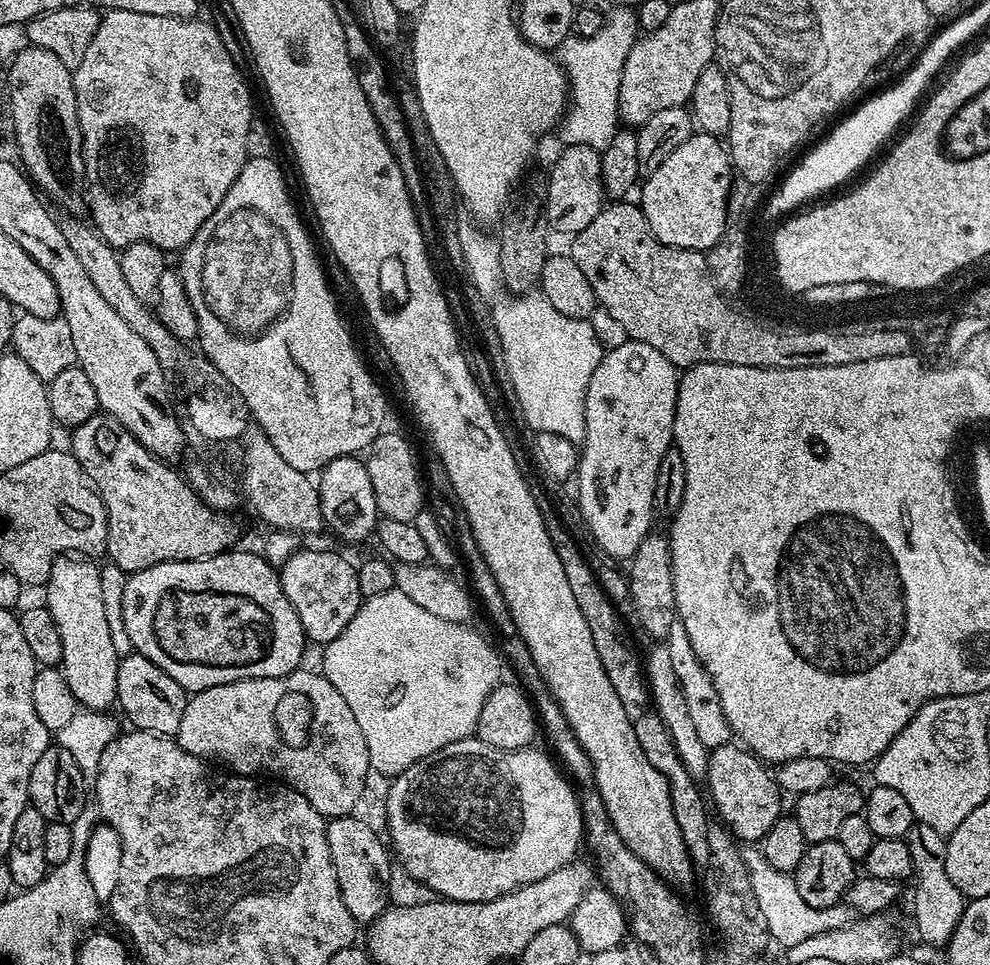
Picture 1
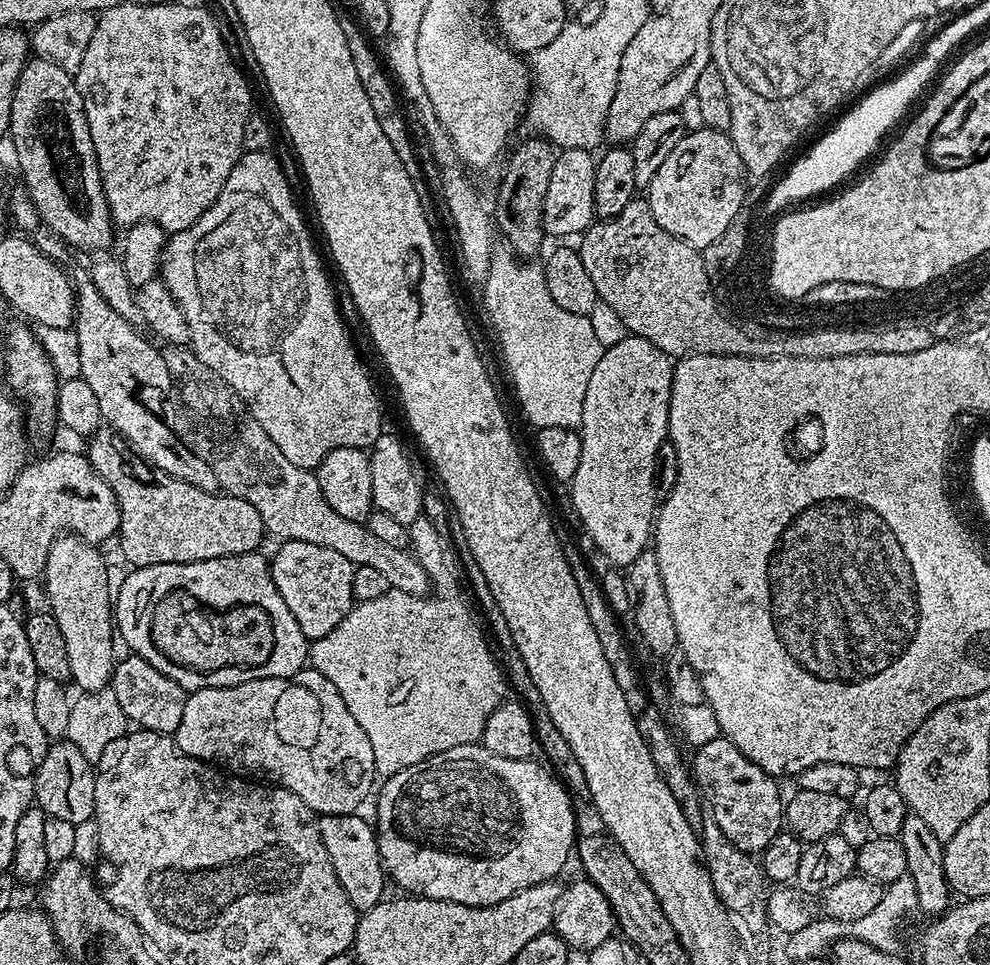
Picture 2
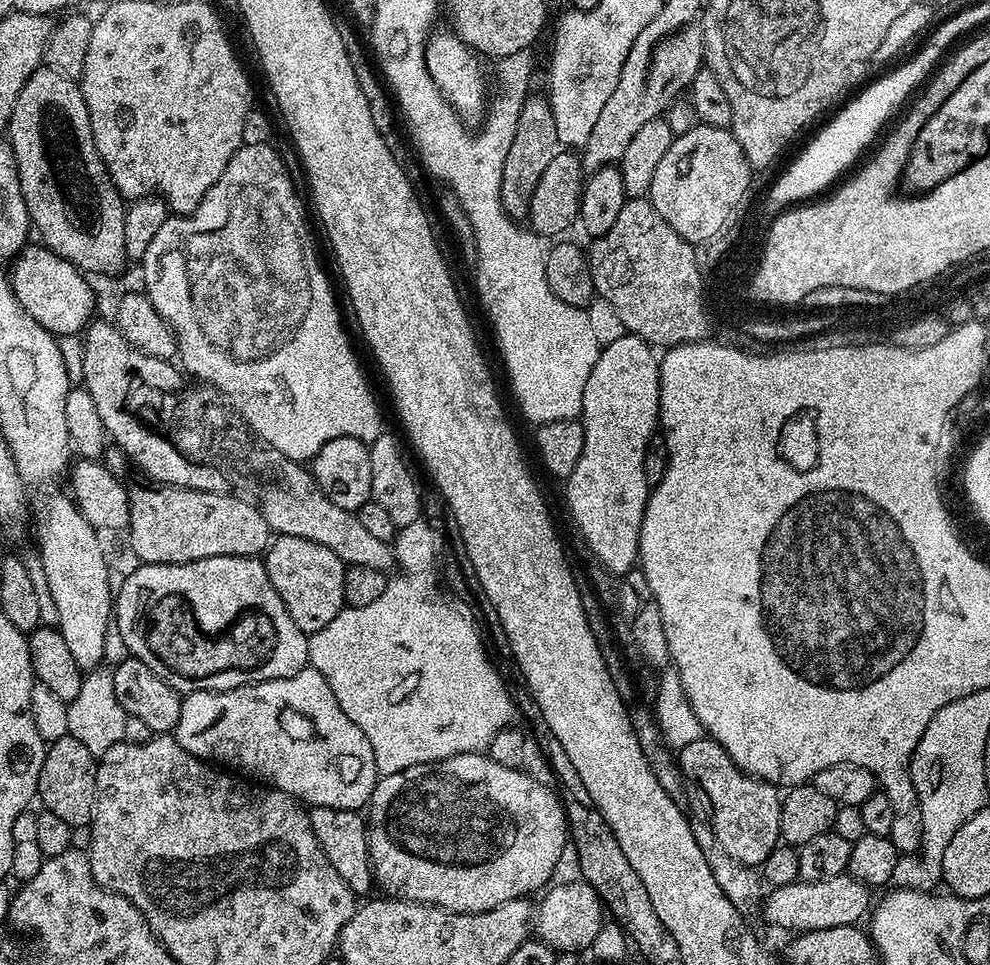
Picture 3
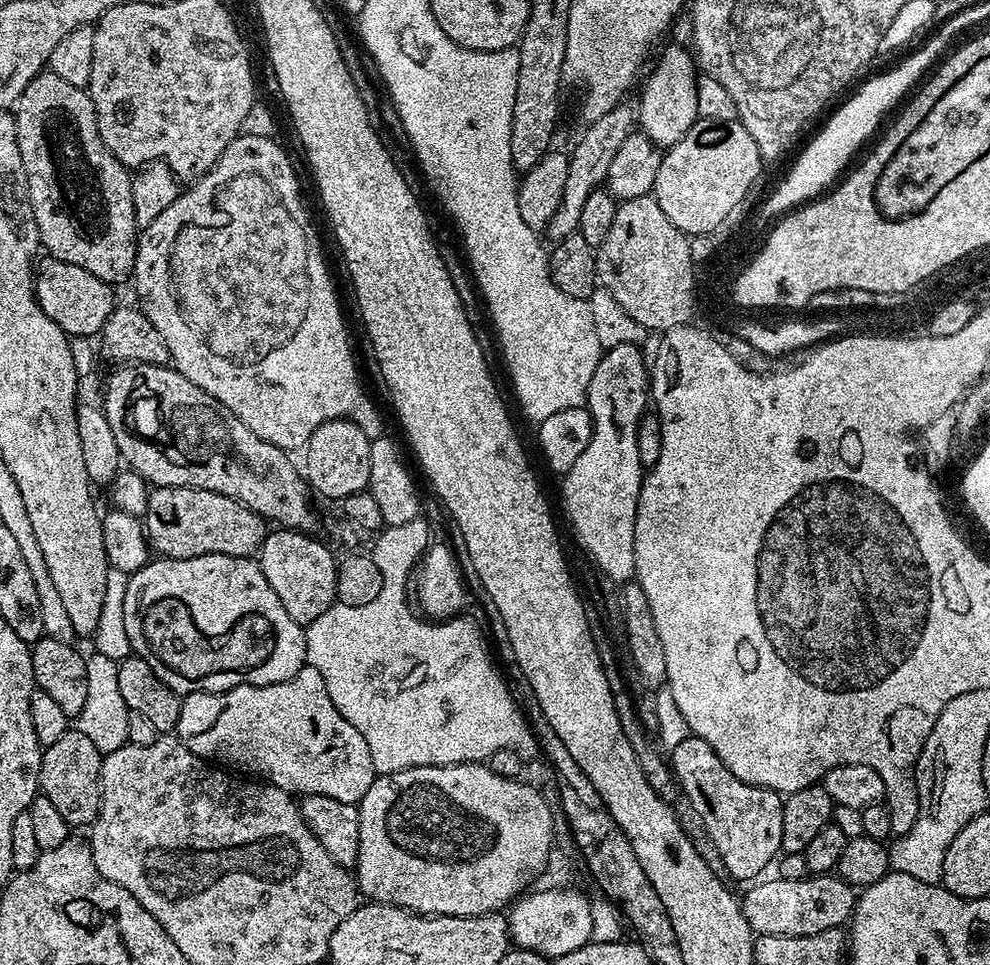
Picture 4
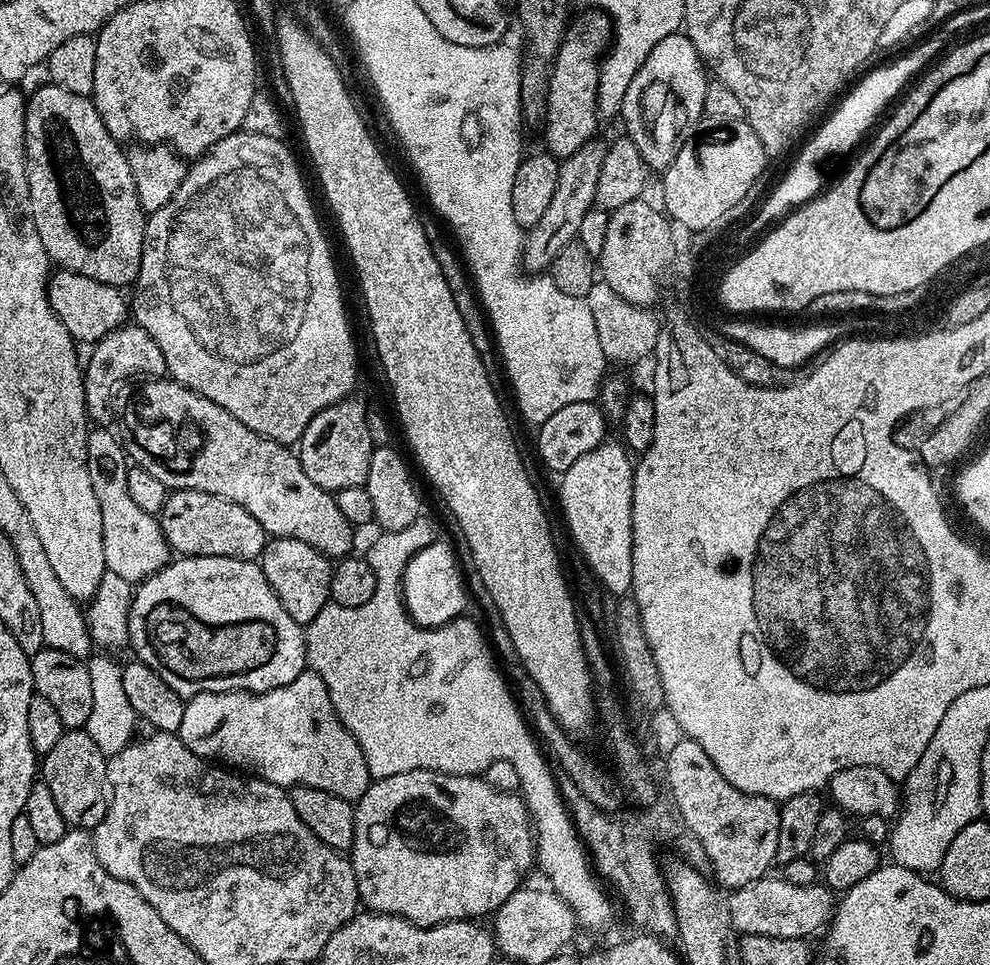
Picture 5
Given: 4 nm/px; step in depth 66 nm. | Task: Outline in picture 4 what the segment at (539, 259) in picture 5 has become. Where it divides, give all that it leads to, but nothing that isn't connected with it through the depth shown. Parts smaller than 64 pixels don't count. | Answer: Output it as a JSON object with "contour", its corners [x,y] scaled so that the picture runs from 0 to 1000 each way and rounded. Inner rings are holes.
{"contour":[[[628,106],[620,114],[608,118],[608,122],[597,125],[593,130],[594,134],[586,141],[586,146],[579,153],[576,153],[574,164],[574,176],[572,178],[572,197],[568,201],[568,209],[556,226],[552,237],[552,245],[558,251],[570,249],[579,244],[585,237],[588,217],[592,215],[592,205],[600,201],[600,197],[607,194],[614,185],[616,168],[620,168],[620,160],[628,155],[628,147],[636,143],[640,136],[640,116],[633,112],[633,107]]]}

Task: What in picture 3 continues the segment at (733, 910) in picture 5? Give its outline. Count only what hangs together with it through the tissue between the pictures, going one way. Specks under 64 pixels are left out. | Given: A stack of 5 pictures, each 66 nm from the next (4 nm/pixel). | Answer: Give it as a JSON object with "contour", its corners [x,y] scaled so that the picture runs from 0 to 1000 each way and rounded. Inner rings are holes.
{"contour":[[[856,906],[834,910],[830,914],[814,914],[807,911],[803,916],[779,921],[771,930],[772,949],[784,962],[797,962],[797,967],[807,968],[822,964],[838,964],[838,960],[868,959],[869,952],[879,945],[879,921]]]}

